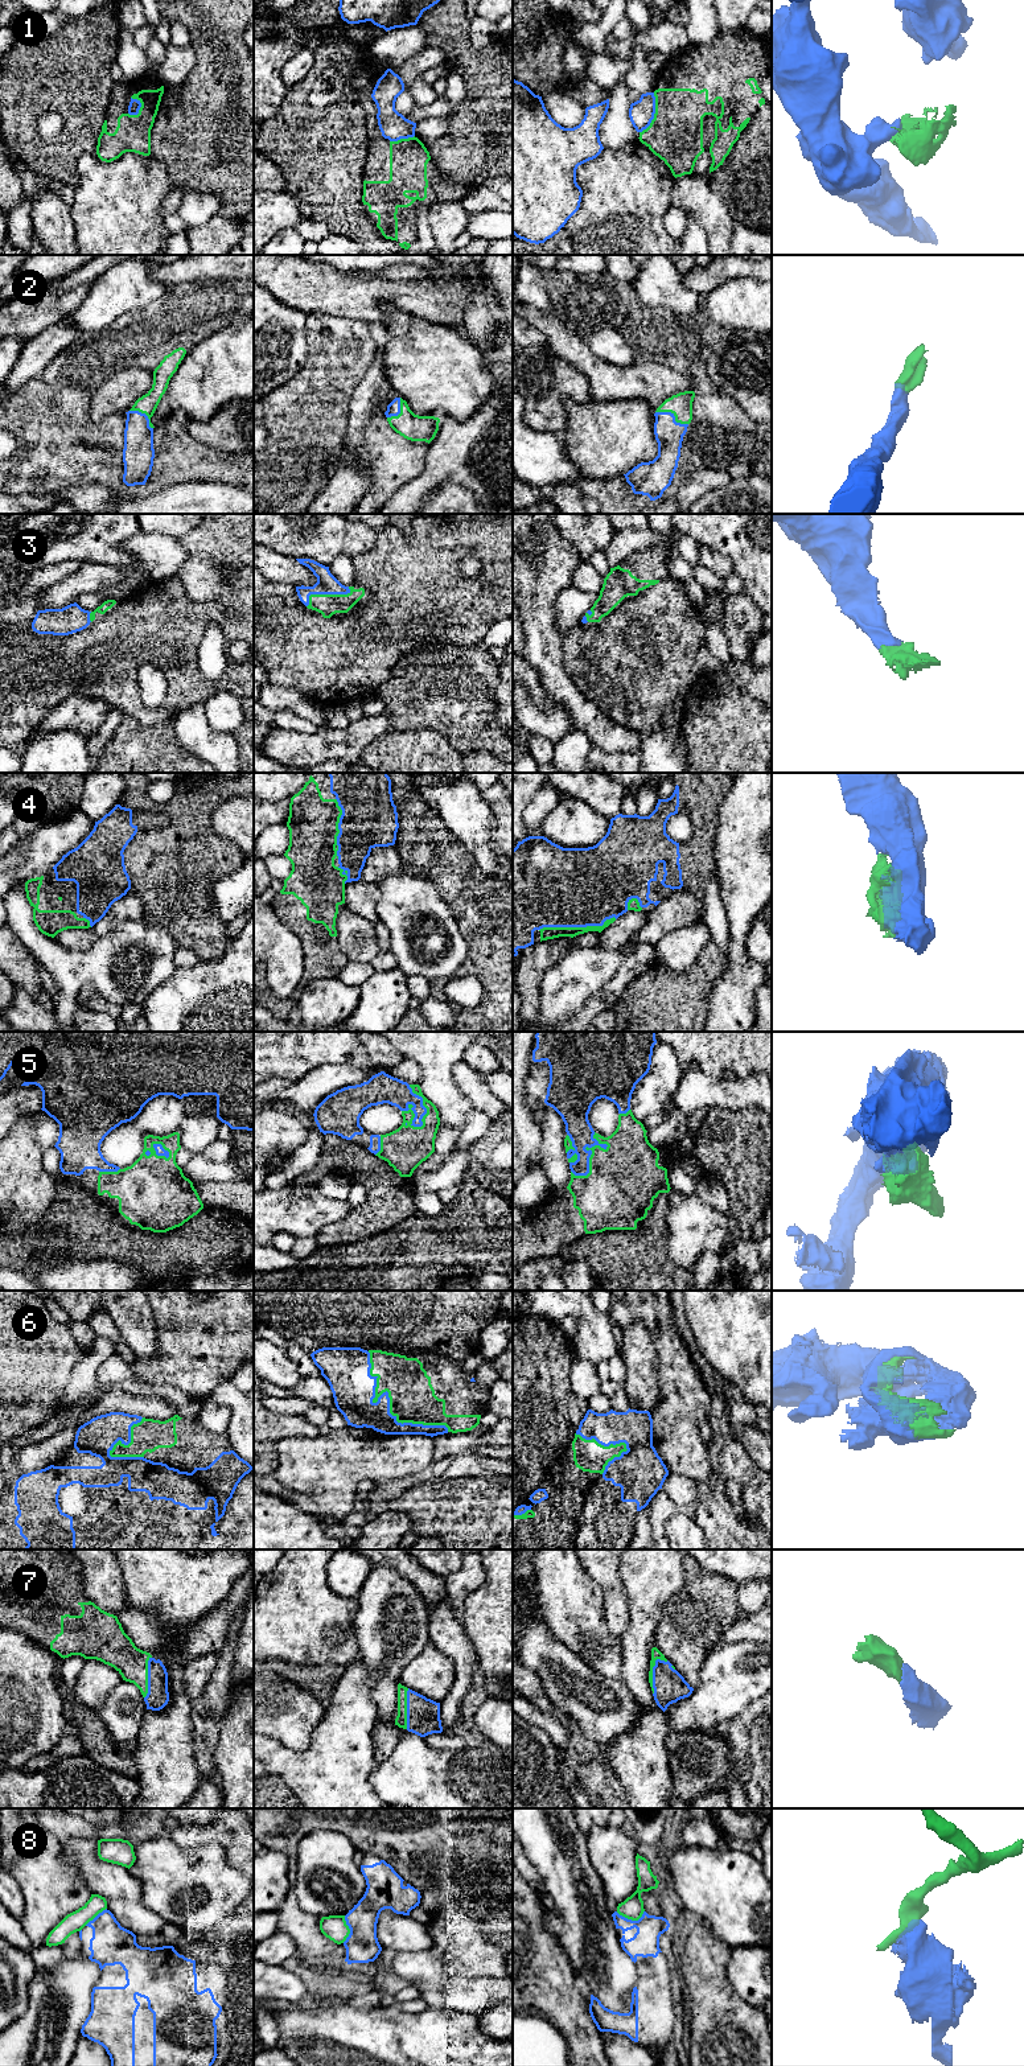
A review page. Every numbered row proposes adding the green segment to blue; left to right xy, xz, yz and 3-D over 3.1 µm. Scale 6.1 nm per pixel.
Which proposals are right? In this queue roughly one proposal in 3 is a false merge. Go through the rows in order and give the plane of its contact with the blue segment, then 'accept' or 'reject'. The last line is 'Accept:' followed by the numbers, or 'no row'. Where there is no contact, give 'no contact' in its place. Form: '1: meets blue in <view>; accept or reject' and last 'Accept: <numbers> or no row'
1: meets blue in yz; reject
2: meets blue in yz; accept
3: meets blue in xz; accept
4: meets blue in yz; accept
5: meets blue in xz; accept
6: meets blue in xz; accept
7: meets blue in yz; accept
8: meets blue in yz; reject
Accept: 2, 3, 4, 5, 6, 7

